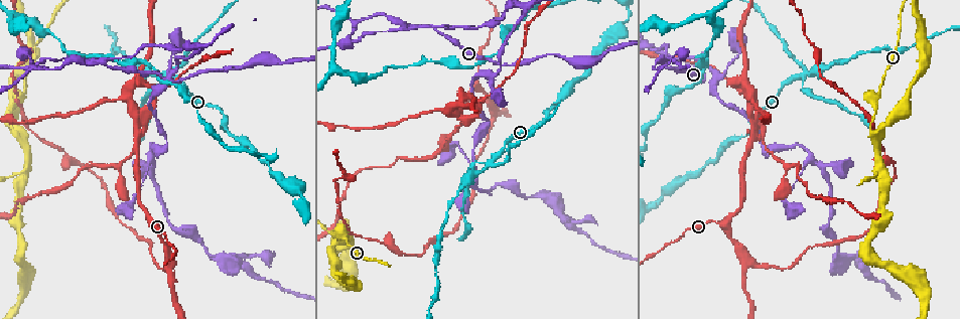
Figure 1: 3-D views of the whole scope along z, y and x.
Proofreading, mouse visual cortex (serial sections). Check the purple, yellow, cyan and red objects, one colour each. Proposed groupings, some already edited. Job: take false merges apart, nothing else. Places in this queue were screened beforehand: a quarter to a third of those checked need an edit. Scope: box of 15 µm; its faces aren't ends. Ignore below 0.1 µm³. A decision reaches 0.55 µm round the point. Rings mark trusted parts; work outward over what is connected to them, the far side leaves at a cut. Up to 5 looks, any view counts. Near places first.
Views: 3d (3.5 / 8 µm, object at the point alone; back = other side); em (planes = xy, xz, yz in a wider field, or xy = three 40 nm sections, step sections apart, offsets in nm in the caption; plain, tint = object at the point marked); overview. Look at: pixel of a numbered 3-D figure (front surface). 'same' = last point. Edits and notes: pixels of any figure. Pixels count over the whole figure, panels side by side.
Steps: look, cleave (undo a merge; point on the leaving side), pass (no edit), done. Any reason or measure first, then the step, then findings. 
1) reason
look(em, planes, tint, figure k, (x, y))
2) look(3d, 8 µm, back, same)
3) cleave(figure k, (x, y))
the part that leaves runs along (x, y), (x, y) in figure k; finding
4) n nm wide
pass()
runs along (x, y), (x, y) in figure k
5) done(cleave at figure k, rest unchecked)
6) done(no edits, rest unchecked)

thin neck
look(3d, 3.5 µm, figure 1, (722, 224))

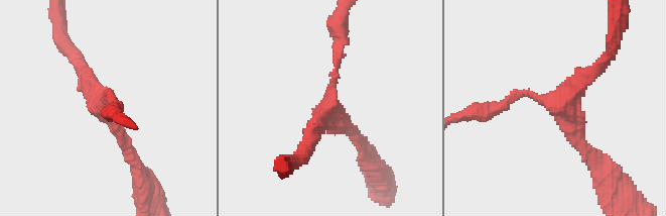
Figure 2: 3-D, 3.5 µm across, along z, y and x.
look(em, xy, step 2, tint, figure 2, (329, 108))

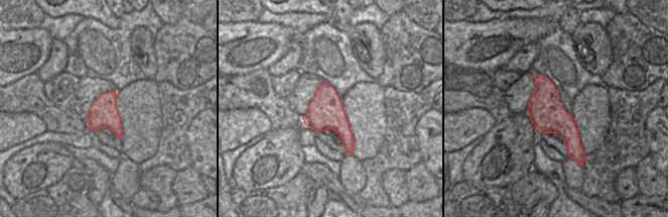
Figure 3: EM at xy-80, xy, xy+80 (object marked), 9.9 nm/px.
360 nm wide
pass()
runs along (501, 108), (516, 93), (560, 105), (602, 62) in figure 2; all the same cell

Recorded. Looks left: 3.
a narrow waist
look(em, xy, step 1, tint, figure 1, (64, 152))

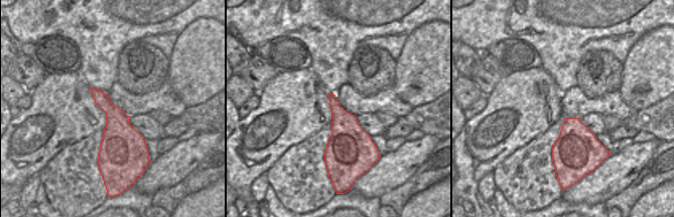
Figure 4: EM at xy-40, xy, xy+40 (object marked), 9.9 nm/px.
wider look
look(3d, 3.5 µm, same)

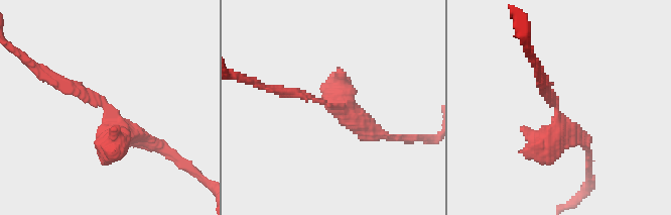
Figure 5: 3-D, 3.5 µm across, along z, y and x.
320 nm wide
pass()
runs along (146, 140), (44, 75) in figure 5; continuous, no second cell

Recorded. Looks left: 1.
done(no edits, rest unchecked)

